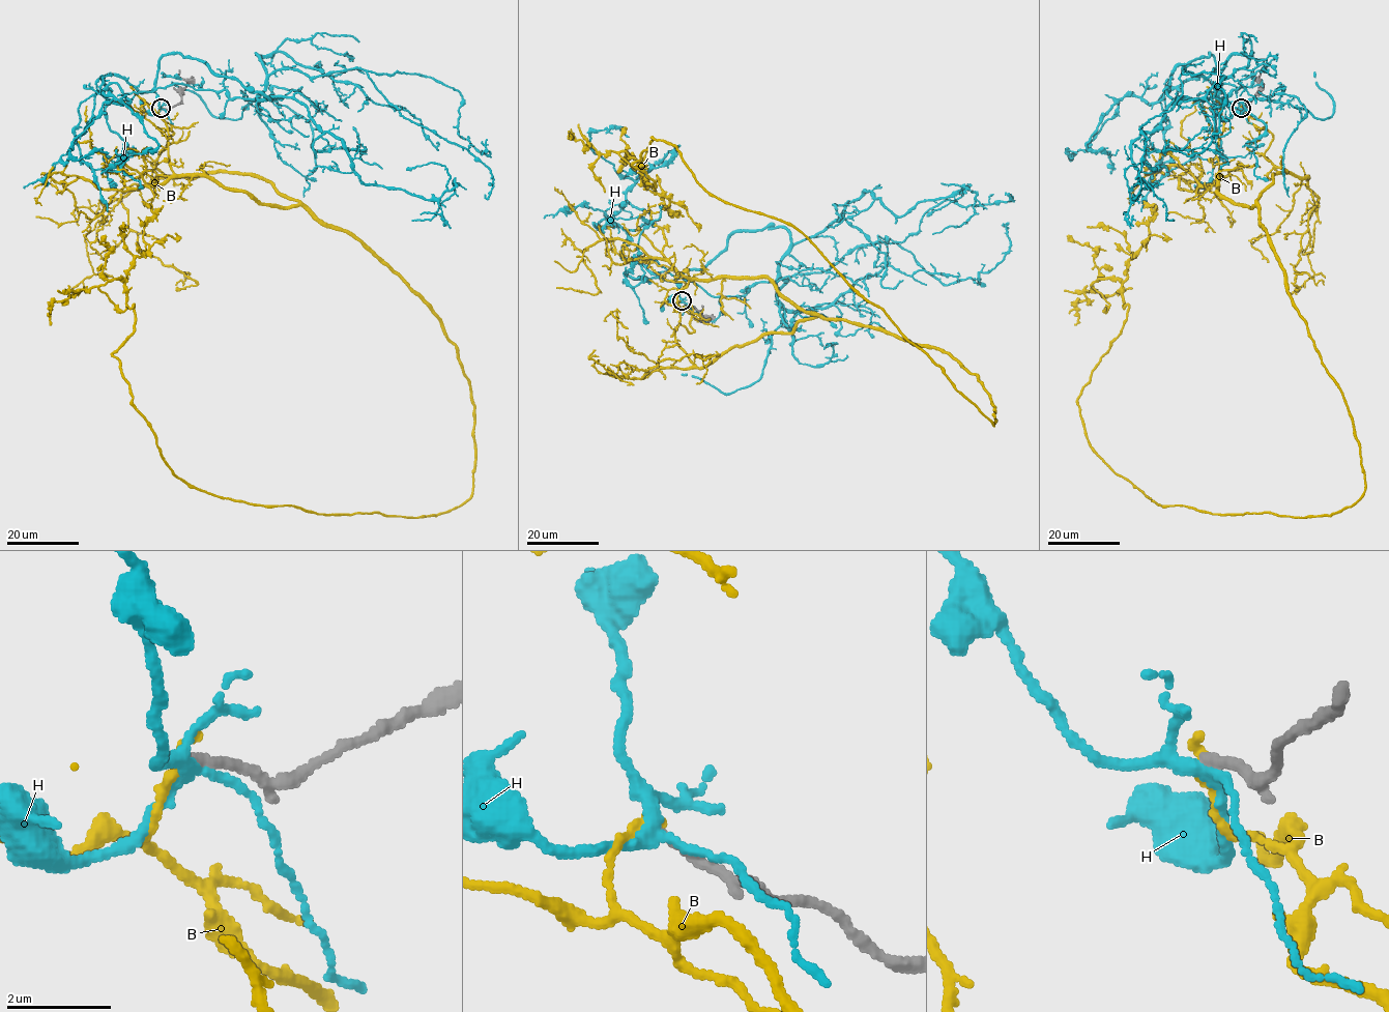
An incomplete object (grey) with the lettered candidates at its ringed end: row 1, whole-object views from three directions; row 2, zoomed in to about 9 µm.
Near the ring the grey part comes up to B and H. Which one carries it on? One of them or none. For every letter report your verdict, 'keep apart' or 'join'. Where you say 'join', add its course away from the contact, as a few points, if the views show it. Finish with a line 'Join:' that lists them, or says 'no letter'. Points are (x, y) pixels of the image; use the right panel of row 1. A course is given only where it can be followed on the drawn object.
B: keep apart
H: keep apart
Join: no letter

